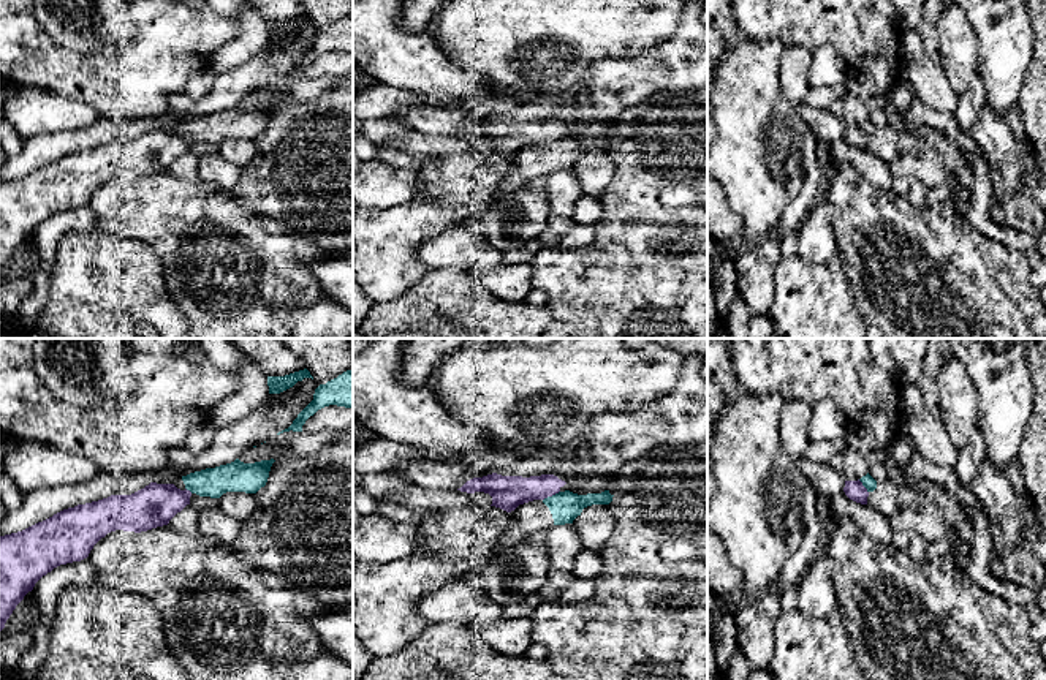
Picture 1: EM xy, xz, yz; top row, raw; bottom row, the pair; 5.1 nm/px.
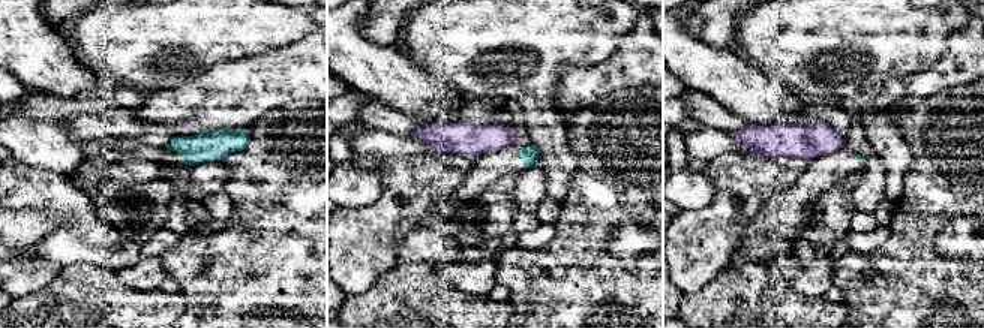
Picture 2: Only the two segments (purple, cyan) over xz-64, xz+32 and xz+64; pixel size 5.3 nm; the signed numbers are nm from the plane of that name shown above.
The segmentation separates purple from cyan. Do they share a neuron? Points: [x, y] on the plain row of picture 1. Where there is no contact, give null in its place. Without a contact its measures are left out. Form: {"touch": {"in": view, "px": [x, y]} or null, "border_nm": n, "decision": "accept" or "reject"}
{"touch": {"in": "xz", "px": [551, 141]}, "border_nm": 100, "decision": "reject"}

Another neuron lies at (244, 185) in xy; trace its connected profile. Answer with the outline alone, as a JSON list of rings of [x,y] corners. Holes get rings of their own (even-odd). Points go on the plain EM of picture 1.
[[[353,73],[334,79],[316,100],[275,106],[256,145],[256,155],[241,166],[233,198],[248,210],[283,220],[310,244],[353,251]]]

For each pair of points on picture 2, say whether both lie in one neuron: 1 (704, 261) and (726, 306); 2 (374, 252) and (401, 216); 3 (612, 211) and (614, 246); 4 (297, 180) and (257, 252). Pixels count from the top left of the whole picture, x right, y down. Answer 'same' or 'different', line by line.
1: different
2: same
3: different
4: same

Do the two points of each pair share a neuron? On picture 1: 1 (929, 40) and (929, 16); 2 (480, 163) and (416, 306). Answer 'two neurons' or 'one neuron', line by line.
1: one neuron
2: two neurons

